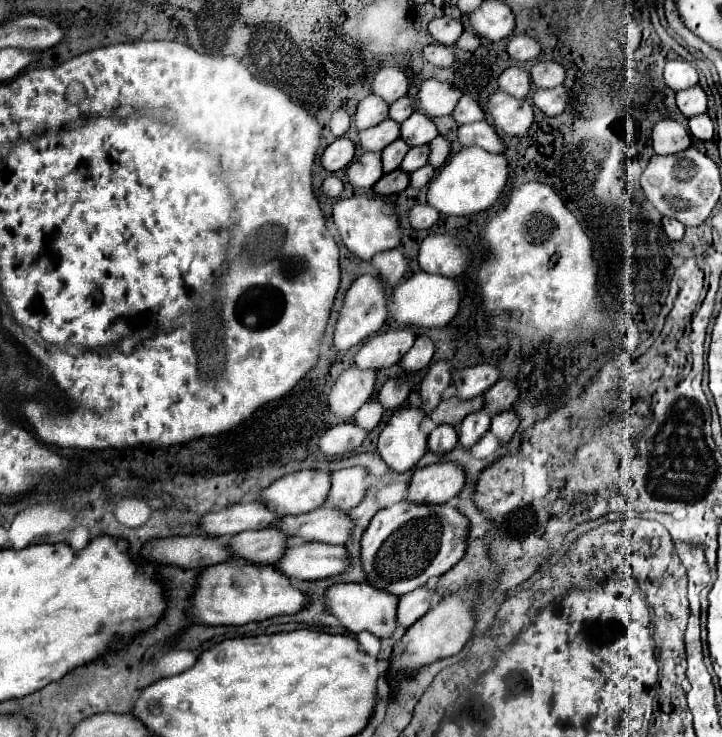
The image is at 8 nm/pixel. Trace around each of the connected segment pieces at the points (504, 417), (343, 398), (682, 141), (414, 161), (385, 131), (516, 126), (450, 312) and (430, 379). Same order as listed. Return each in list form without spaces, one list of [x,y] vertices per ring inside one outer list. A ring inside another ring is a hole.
[[[508,410],[508,412],[502,412],[502,414],[496,414],[492,418],[492,426],[490,426],[490,432],[500,440],[500,444],[508,444],[518,428],[518,416],[514,410]]]
[[[356,366],[344,370],[340,378],[334,382],[330,396],[328,396],[330,412],[340,422],[354,418],[360,406],[366,400],[370,400],[374,392],[374,382],[376,382],[374,370],[356,370]]]
[[[660,120],[652,130],[652,148],[656,154],[676,154],[692,146],[688,130],[676,120]]]
[[[416,146],[416,148],[410,148],[408,154],[404,156],[402,164],[400,164],[400,170],[404,170],[406,174],[422,168],[428,164],[428,152],[430,148],[428,146]]]
[[[382,120],[378,126],[358,132],[358,144],[364,152],[382,152],[388,144],[400,138],[400,124],[394,120]]]
[[[498,90],[488,100],[488,112],[494,120],[494,128],[508,136],[522,136],[534,122],[532,106],[526,100],[510,98],[510,94]]]
[[[416,272],[410,278],[402,280],[402,284],[398,284],[388,300],[388,308],[390,308],[390,316],[394,318],[394,322],[402,328],[444,328],[458,312],[458,304],[460,304],[460,294],[458,294],[458,286],[452,278],[446,276],[438,276],[438,274],[424,274],[424,272]]]
[[[436,362],[430,366],[430,372],[422,380],[420,398],[422,398],[422,410],[426,414],[430,414],[438,406],[444,390],[450,386],[450,370],[452,366],[448,362]]]

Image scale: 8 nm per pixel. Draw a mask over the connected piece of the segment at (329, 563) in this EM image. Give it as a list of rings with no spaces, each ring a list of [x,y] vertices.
[[[304,542],[300,546],[288,546],[284,556],[274,564],[276,570],[280,570],[290,580],[320,580],[334,574],[340,574],[340,570],[346,570],[348,558],[344,546],[326,546],[320,542]]]

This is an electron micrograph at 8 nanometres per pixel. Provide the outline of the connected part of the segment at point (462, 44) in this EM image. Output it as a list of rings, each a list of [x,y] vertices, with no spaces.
[[[466,30],[466,32],[458,38],[456,46],[458,46],[460,50],[470,50],[470,52],[474,52],[474,50],[480,46],[480,38],[478,38],[474,32],[468,32],[468,30]]]

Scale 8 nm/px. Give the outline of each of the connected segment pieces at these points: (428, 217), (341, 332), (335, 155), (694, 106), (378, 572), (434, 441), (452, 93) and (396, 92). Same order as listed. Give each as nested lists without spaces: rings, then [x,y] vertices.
[[[428,204],[412,206],[408,212],[408,220],[410,220],[410,226],[414,230],[430,230],[438,222],[438,218],[440,218],[438,210],[430,208]]]
[[[370,274],[356,278],[352,286],[346,290],[342,300],[338,322],[334,326],[334,346],[340,352],[346,352],[352,346],[368,340],[372,334],[376,334],[384,326],[386,316],[388,316],[388,308],[386,308],[386,294],[384,294],[382,282],[378,282],[378,278]]]
[[[346,138],[334,140],[334,142],[324,150],[324,154],[322,154],[322,158],[320,158],[322,168],[328,170],[328,172],[338,172],[338,170],[346,168],[346,166],[352,162],[352,158],[354,158],[354,150],[356,150],[354,142],[346,140]]]
[[[696,84],[690,90],[676,92],[676,104],[686,118],[706,112],[706,92]]]
[[[406,500],[380,510],[360,540],[362,568],[370,586],[404,596],[428,584],[430,578],[446,574],[466,552],[466,518],[448,504],[418,506]]]
[[[438,426],[428,436],[428,450],[434,454],[446,454],[458,444],[458,434],[454,426]]]
[[[428,78],[420,84],[418,108],[420,108],[420,112],[424,112],[430,118],[448,116],[448,114],[452,114],[460,96],[462,96],[462,92],[456,86]]]
[[[384,66],[376,72],[372,80],[372,92],[380,96],[384,102],[392,104],[398,98],[406,96],[408,92],[408,80],[400,68],[394,66]]]

